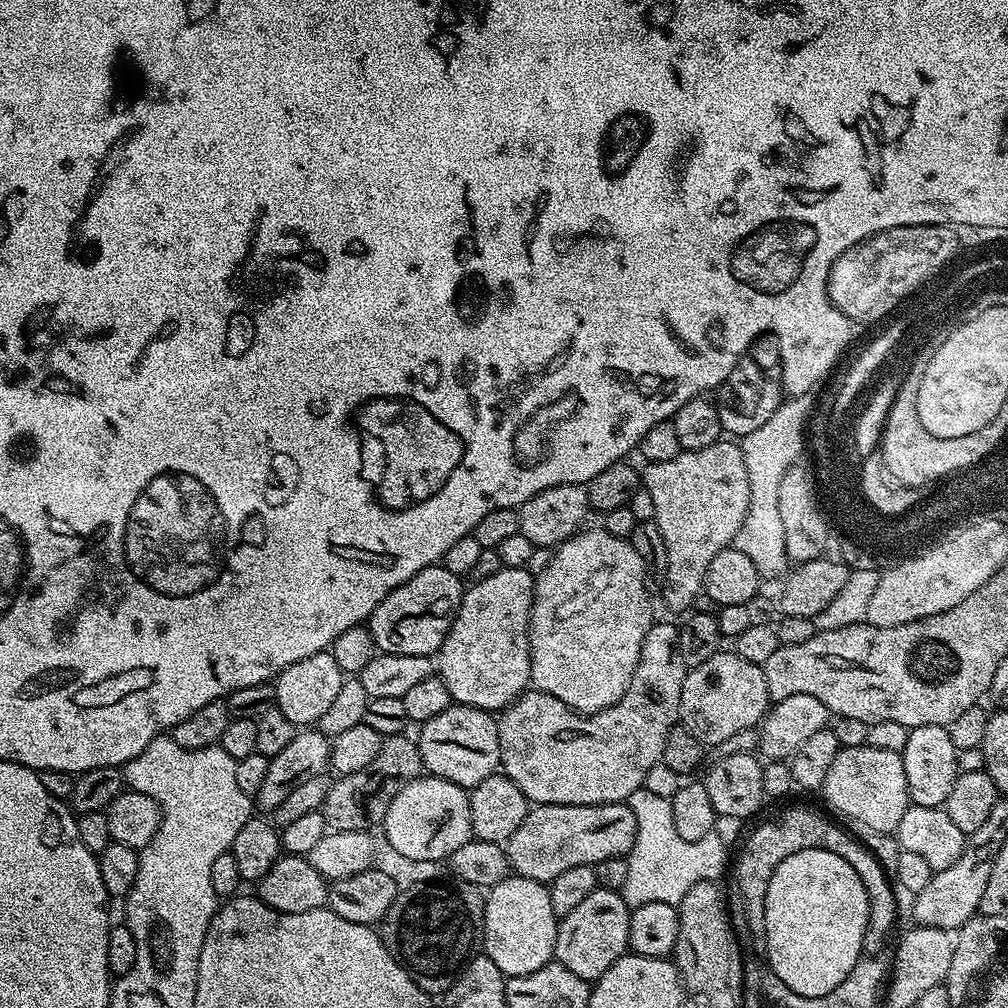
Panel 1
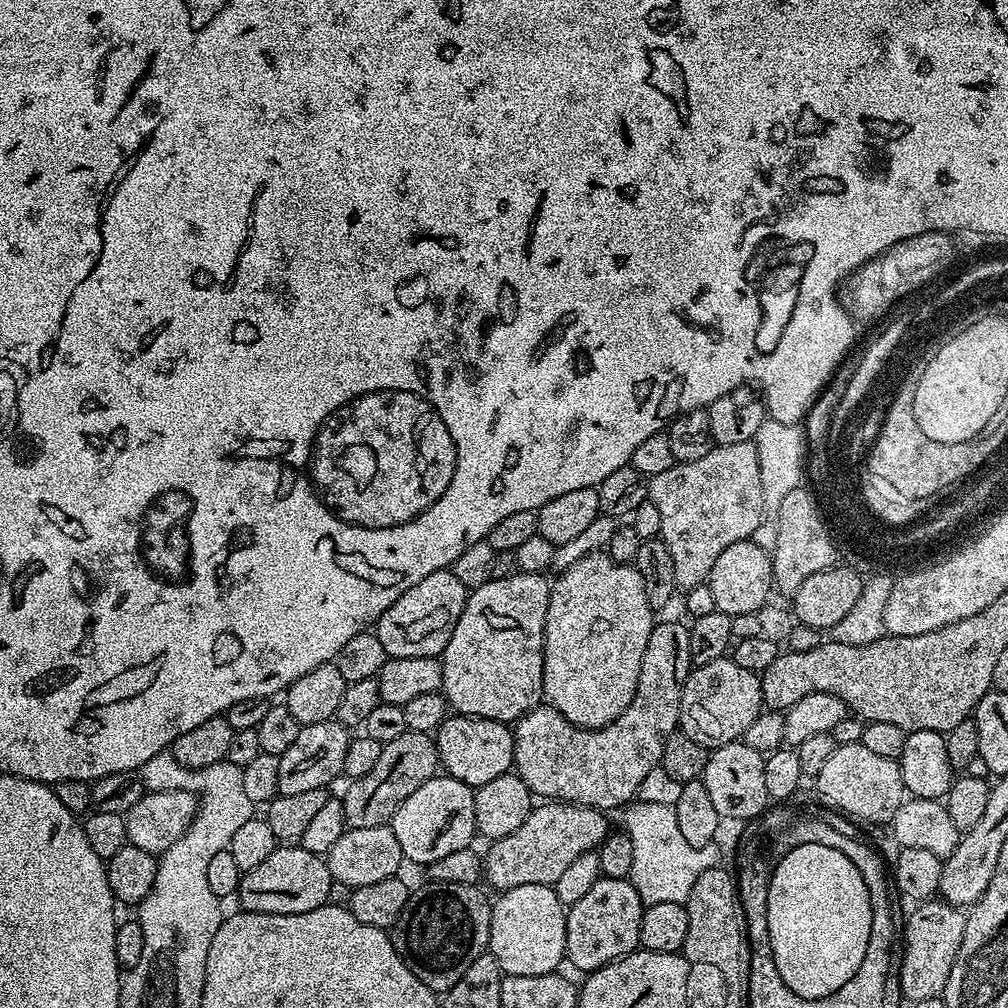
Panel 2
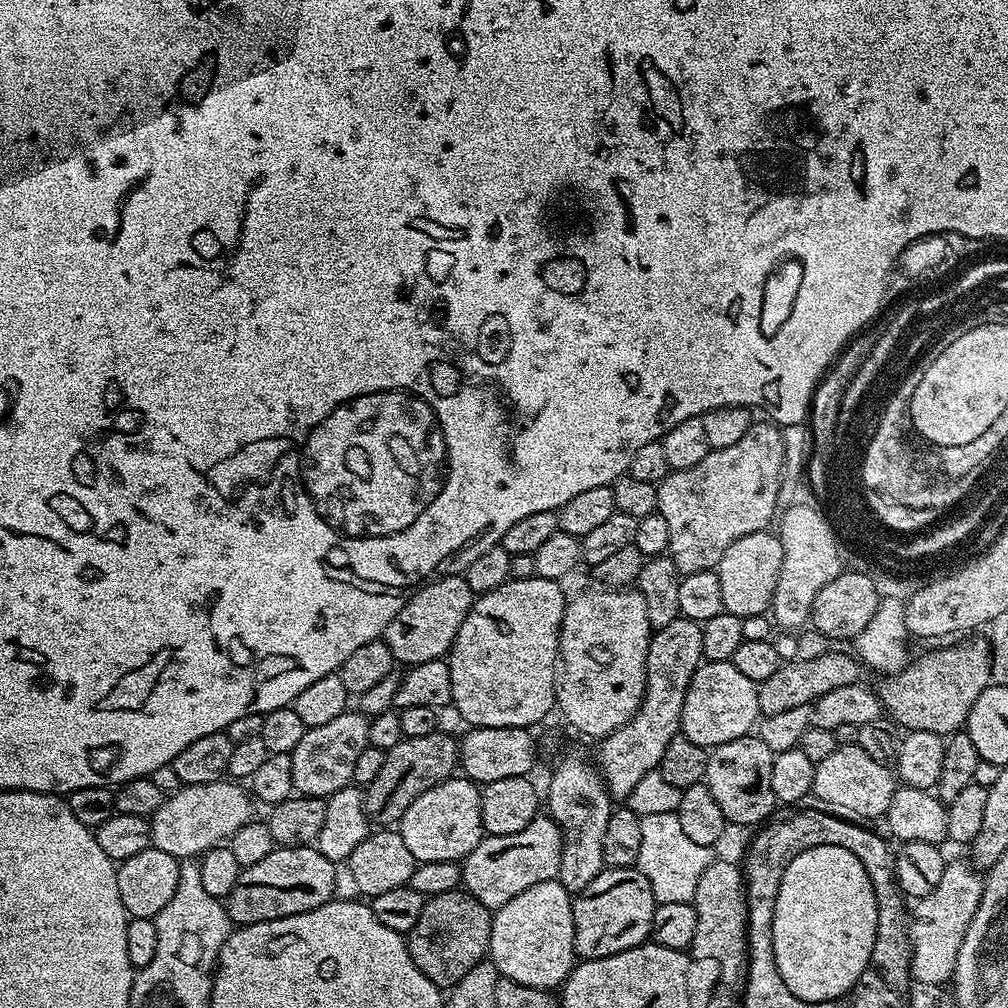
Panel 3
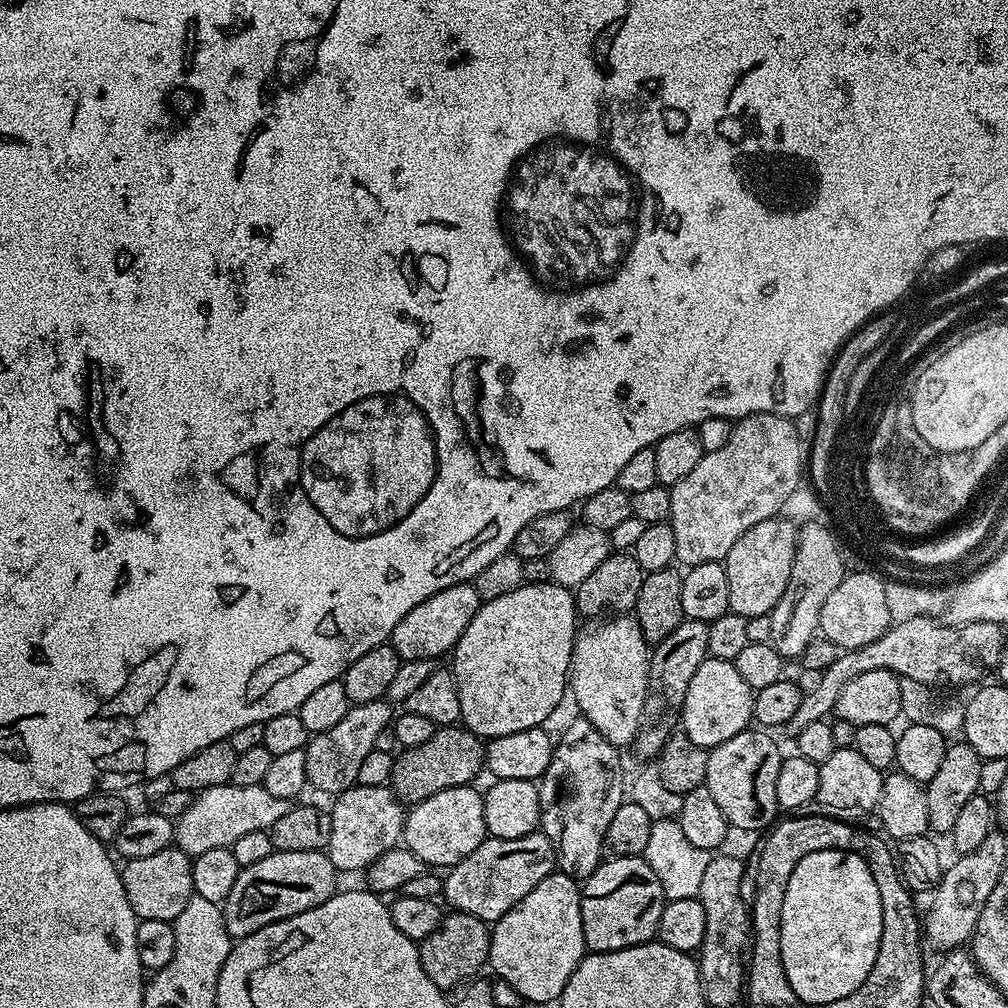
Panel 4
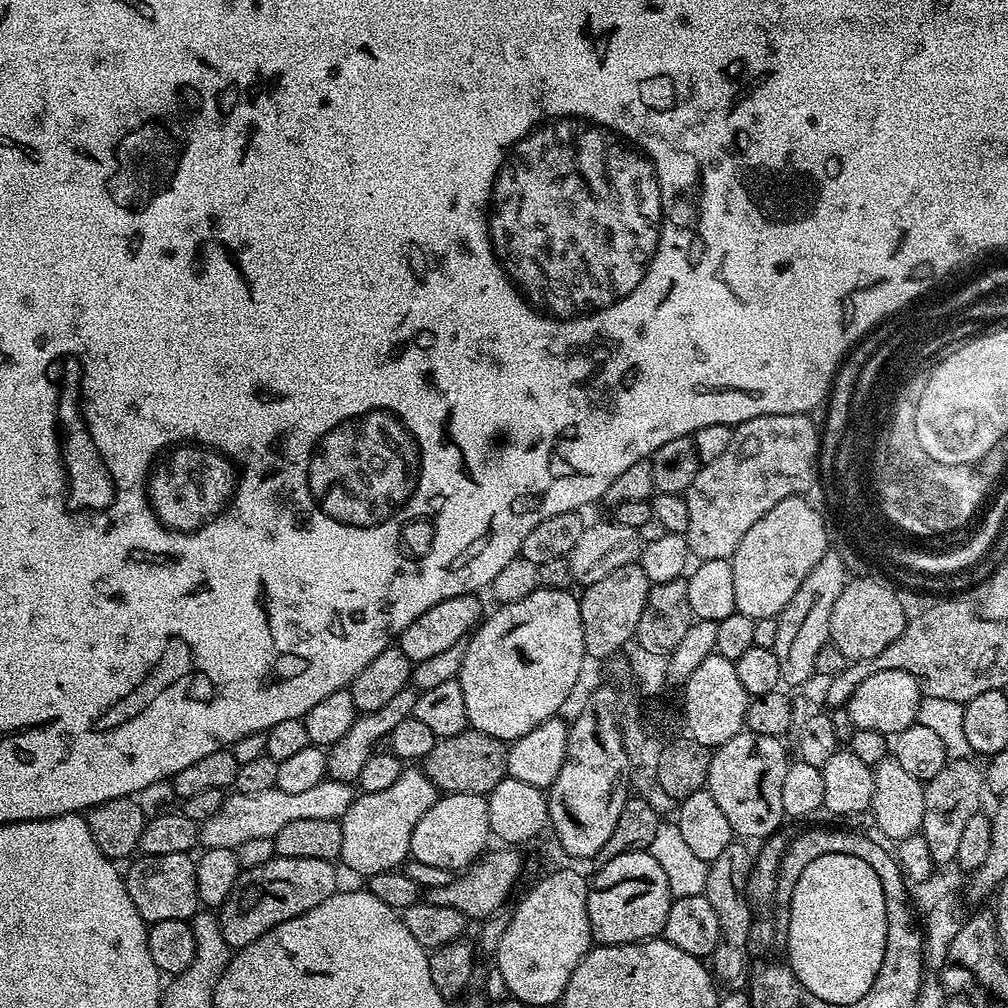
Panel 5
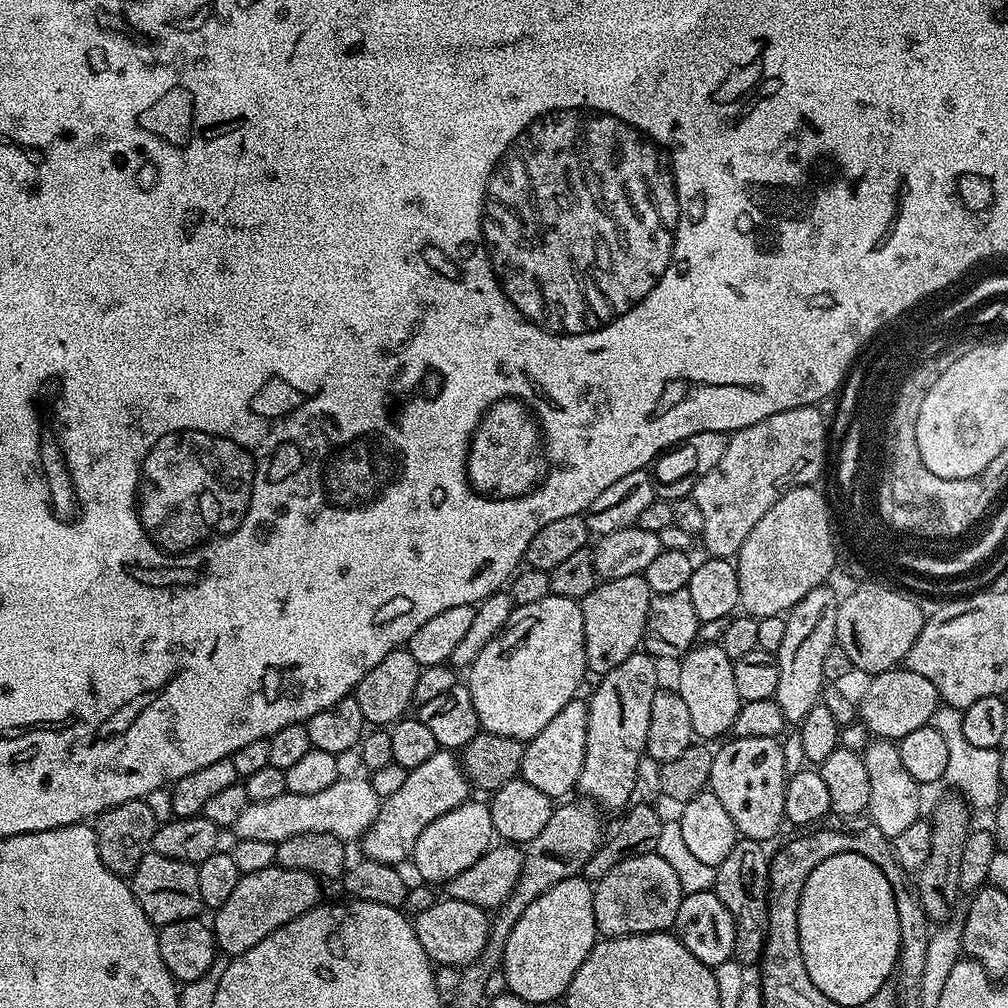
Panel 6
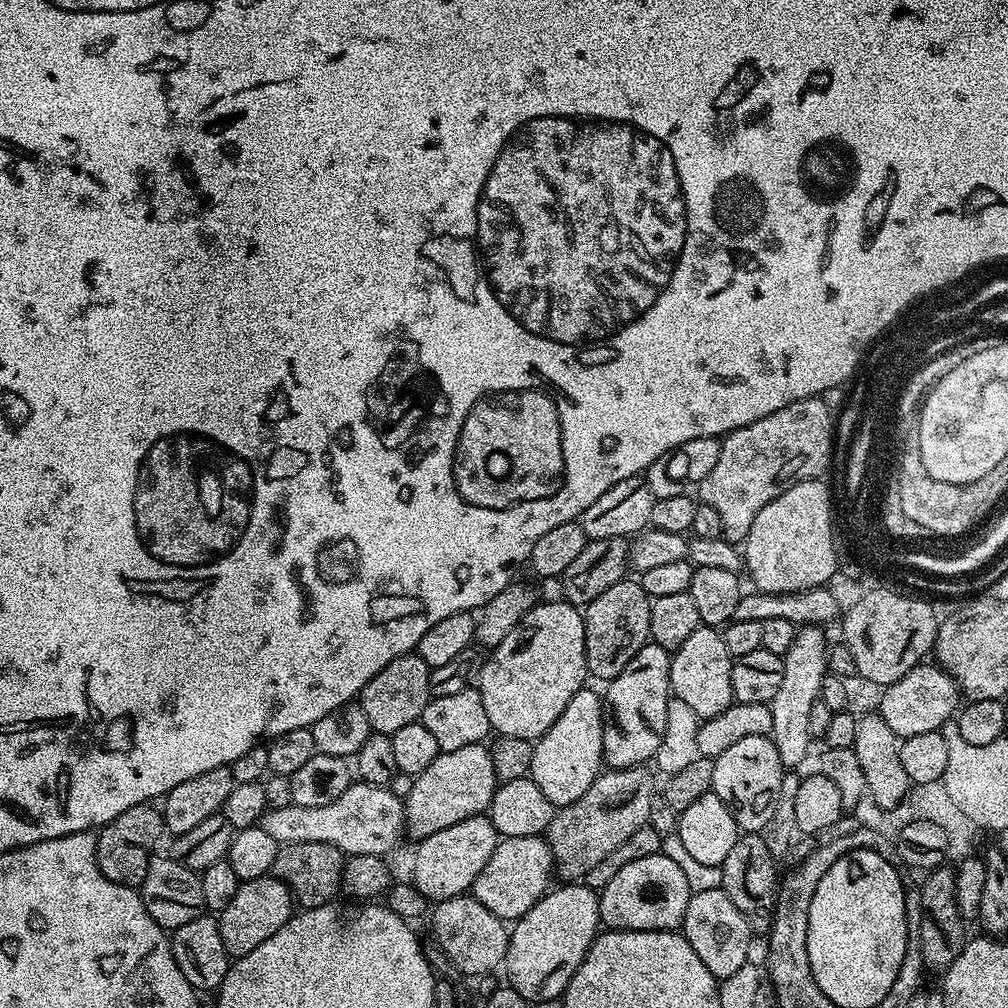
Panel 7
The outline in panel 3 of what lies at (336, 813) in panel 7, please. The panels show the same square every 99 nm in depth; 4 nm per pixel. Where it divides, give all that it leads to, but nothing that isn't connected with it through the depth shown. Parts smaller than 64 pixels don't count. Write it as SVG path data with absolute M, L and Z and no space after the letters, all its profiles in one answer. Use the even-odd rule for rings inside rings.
M227 779L202 786L177 787L150 818L150 844L177 858L196 858L210 849L231 841L232 835L254 818L254 800L239 783Z

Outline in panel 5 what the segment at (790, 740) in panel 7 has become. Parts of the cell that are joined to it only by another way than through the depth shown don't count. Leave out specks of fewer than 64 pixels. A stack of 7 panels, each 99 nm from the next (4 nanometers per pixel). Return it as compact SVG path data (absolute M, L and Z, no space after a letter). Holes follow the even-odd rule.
M835 556L821 558L818 566L806 574L806 582L798 586L794 598L786 602L776 617L778 638L774 638L772 651L778 658L780 678L785 685L804 684L816 676L814 661L818 658L818 650L830 642L830 610L834 610L834 602L838 602L838 594L842 594L849 579L849 569L843 568Z

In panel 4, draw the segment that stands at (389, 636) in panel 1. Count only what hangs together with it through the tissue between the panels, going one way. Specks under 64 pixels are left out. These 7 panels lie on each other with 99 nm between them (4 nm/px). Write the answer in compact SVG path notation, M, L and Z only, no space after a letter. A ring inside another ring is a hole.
M472 582L466 584L455 584L446 586L446 590L438 590L426 602L418 602L398 626L394 626L390 643L401 660L431 660L435 661L436 656L447 657L452 649L456 647L458 638L470 626L470 618L480 608L482 601L478 590Z

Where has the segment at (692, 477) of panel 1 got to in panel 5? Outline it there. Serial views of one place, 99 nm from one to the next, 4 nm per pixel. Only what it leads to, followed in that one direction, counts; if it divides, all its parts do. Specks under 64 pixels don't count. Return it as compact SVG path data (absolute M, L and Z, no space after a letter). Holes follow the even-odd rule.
M770 414L750 418L746 422L735 425L732 429L730 446L714 462L701 464L696 472L694 482L690 482L687 492L683 493L686 511L690 514L688 523L688 551L697 561L727 560L738 550L738 542L742 542L746 530L762 518L778 502L797 494L807 493L812 479L816 476L816 464L820 455L821 433L818 424L812 421L811 415L798 414Z

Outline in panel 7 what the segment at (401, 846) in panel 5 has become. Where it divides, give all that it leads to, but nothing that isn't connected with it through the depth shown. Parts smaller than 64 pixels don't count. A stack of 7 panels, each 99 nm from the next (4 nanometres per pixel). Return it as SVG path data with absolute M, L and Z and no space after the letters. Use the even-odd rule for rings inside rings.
M483 743L440 752L422 774L415 776L410 794L403 797L407 835L419 842L430 834L438 834L438 830L446 830L446 826L454 826L454 822L466 822L471 816L485 815L497 787L492 754Z

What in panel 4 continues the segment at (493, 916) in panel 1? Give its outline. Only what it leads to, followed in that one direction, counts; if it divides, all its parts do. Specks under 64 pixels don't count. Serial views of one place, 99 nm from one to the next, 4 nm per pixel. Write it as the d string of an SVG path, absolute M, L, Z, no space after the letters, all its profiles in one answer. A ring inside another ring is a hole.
M555 870L491 925L488 964L499 979L510 982L521 1001L559 1001L566 982L570 982L570 974L574 974L585 956L580 890L581 885L571 876Z

